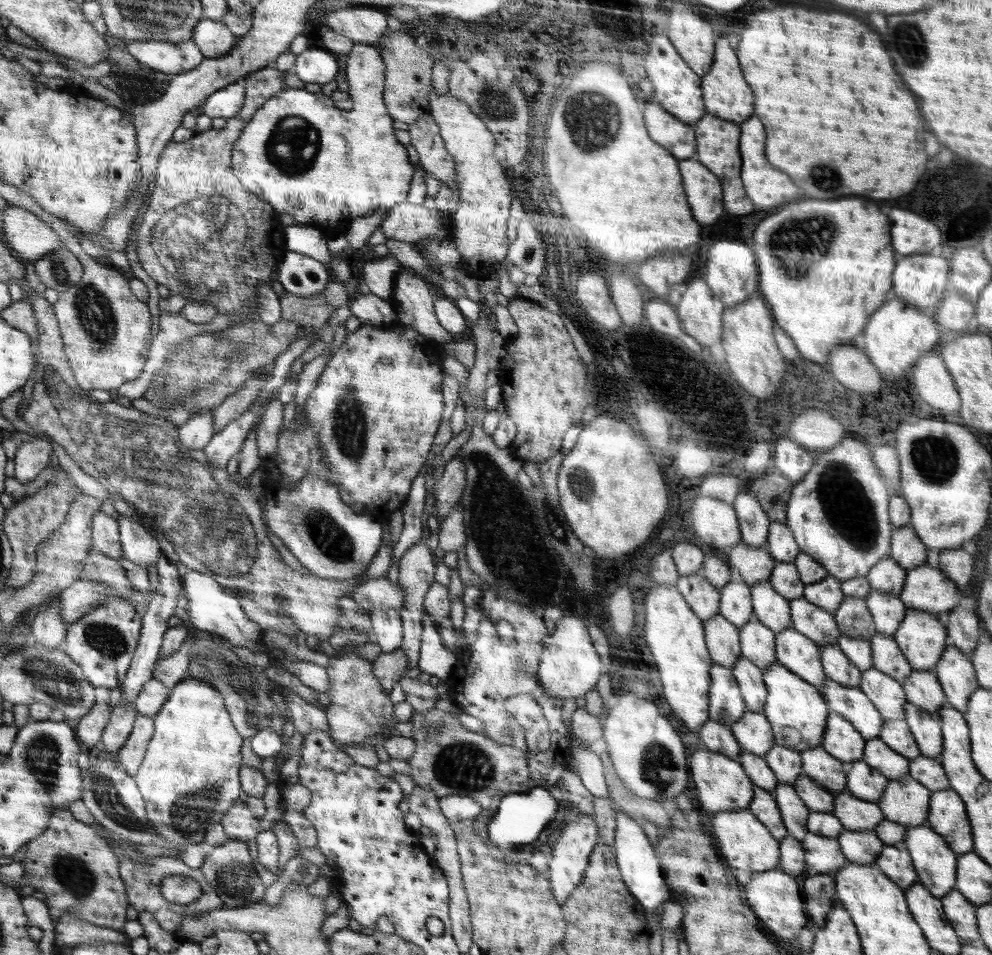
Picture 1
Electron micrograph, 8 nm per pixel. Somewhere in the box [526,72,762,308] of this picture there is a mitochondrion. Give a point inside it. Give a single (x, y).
(591, 112)

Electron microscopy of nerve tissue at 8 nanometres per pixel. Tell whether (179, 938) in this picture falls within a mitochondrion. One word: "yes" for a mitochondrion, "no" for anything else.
no

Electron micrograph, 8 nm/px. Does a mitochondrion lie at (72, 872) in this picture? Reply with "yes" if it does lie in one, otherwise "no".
yes

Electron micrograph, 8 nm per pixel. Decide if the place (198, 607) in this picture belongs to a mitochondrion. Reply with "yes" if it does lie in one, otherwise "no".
no

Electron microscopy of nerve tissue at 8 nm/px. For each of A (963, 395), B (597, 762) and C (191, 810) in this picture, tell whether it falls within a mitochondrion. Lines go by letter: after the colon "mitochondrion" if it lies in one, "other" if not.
A: other
B: other
C: mitochondrion

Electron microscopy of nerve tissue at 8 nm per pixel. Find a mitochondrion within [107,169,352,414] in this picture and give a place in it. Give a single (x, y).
(209, 247)

